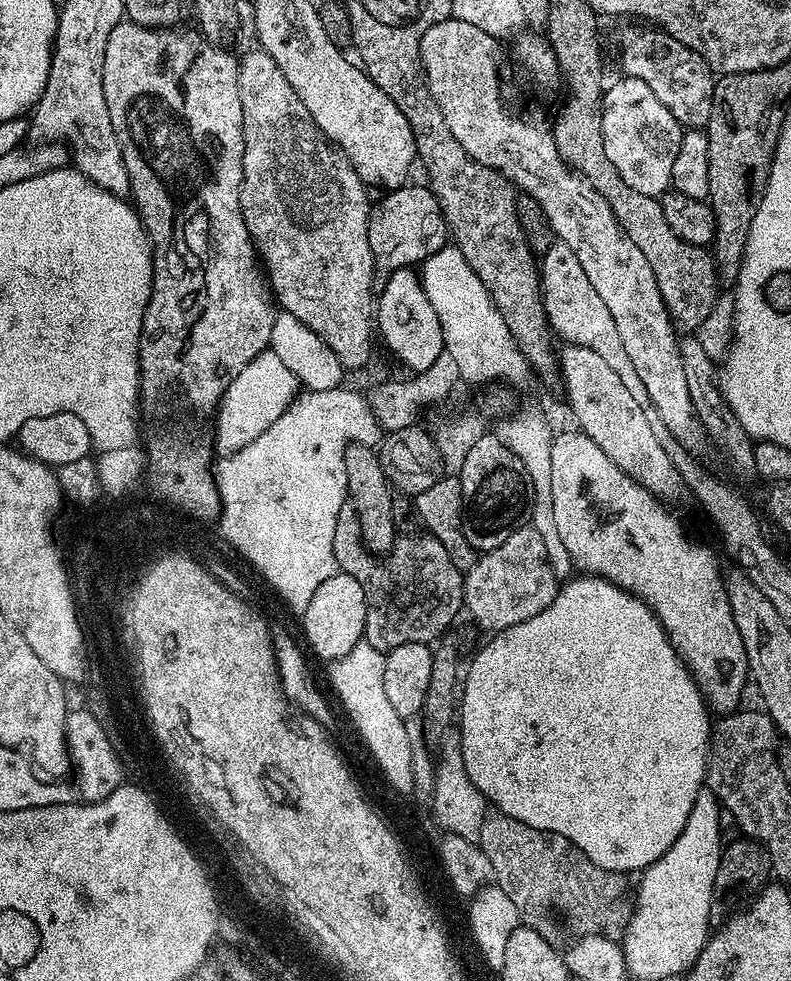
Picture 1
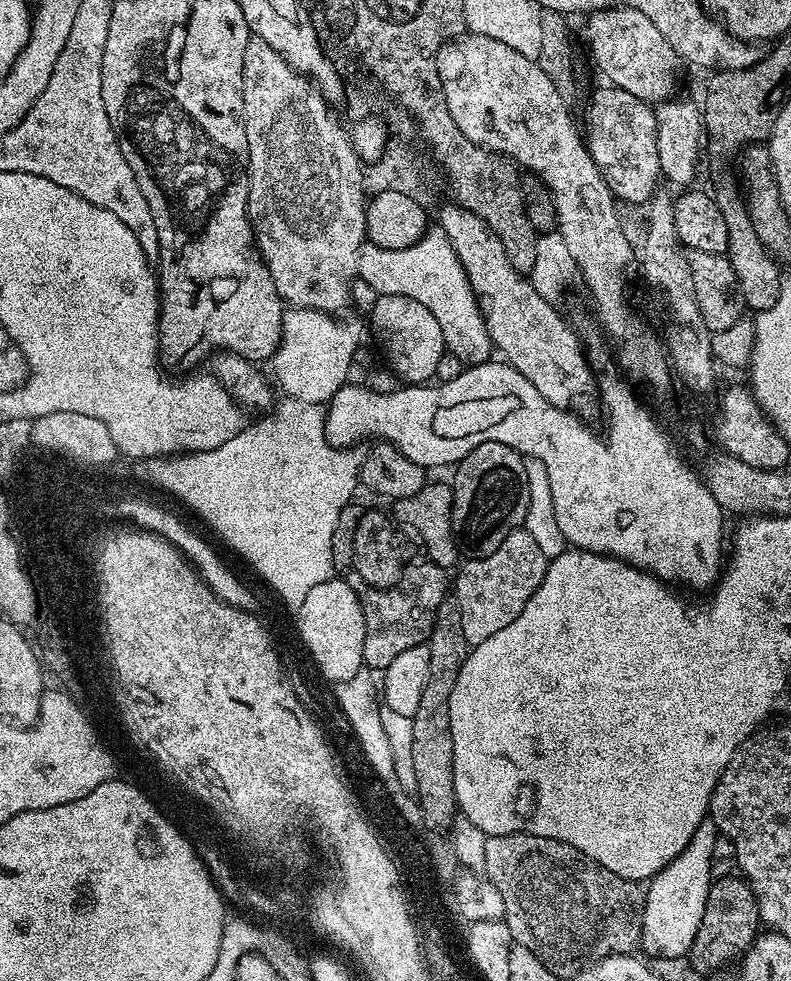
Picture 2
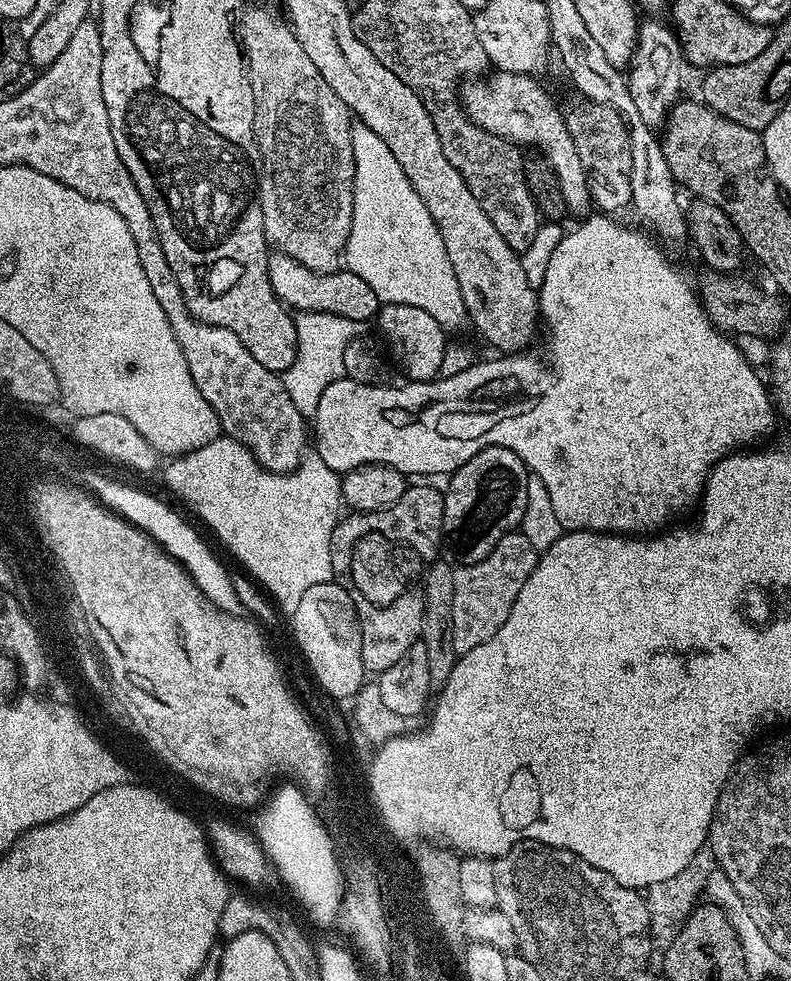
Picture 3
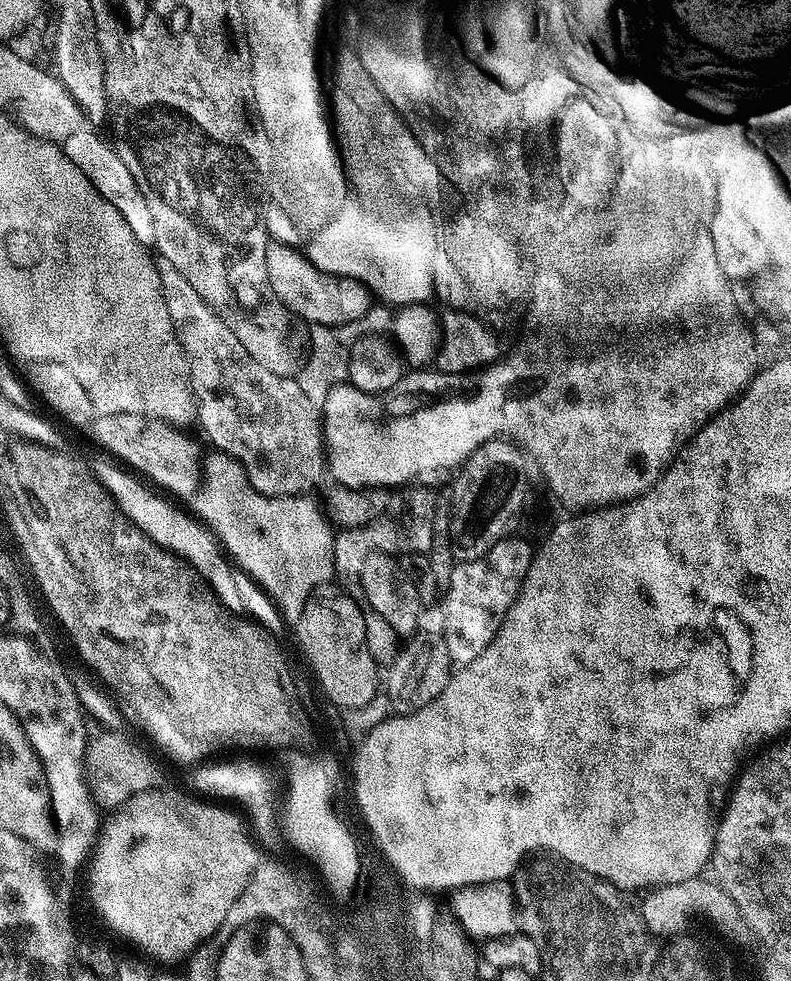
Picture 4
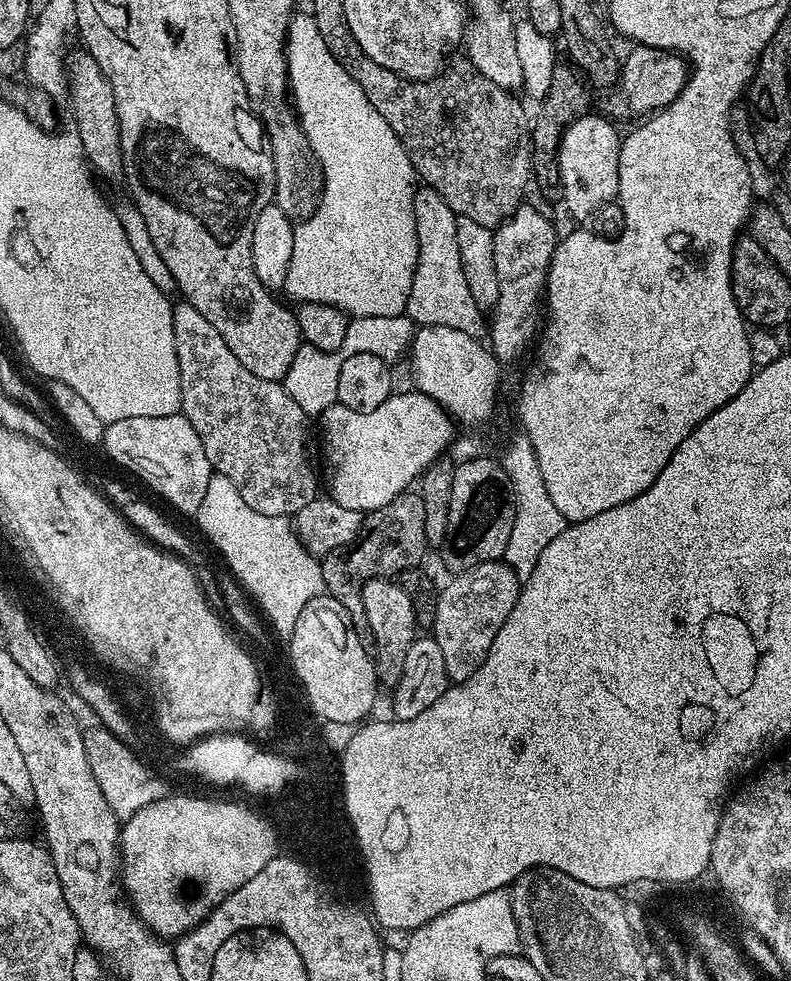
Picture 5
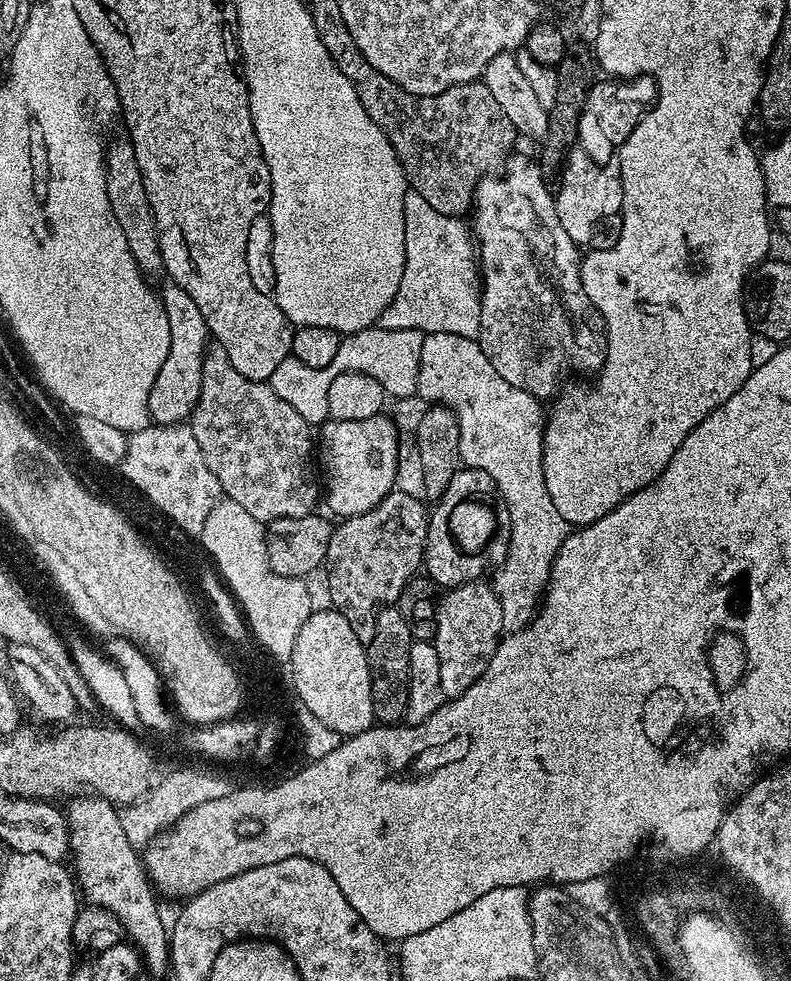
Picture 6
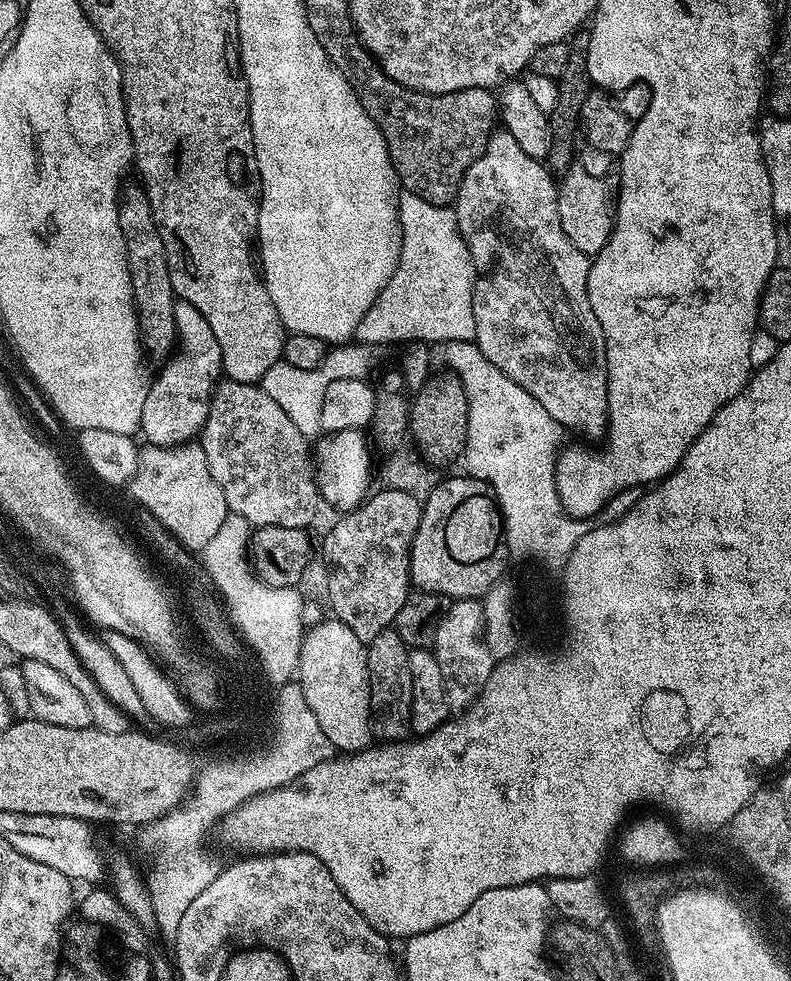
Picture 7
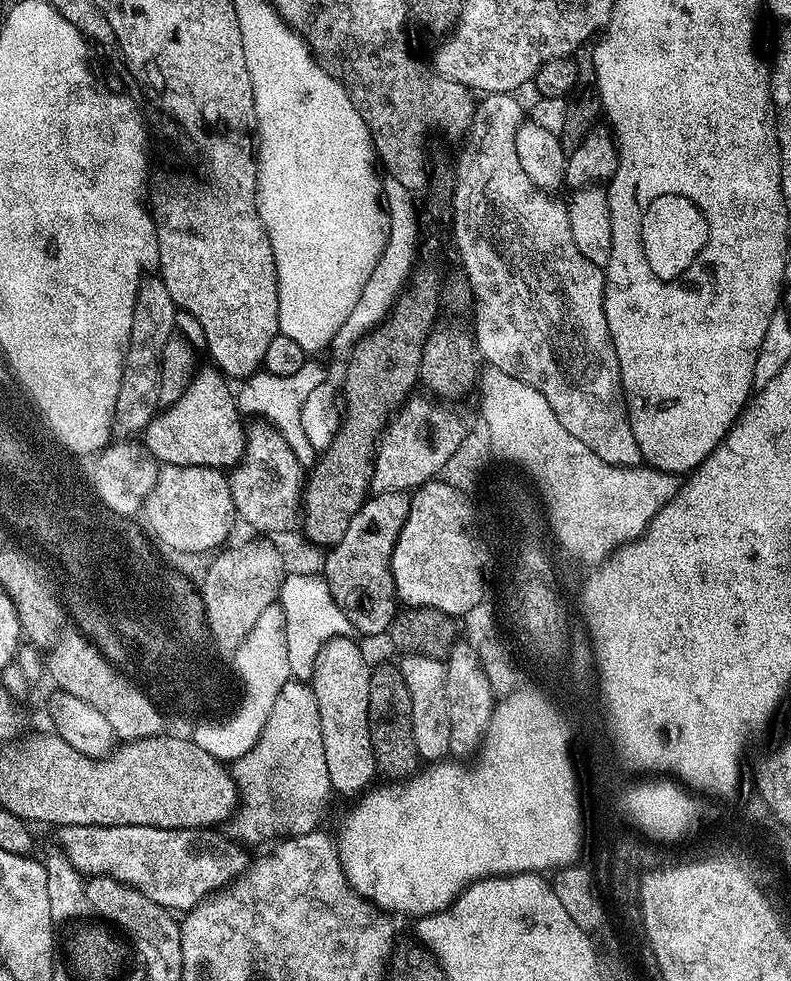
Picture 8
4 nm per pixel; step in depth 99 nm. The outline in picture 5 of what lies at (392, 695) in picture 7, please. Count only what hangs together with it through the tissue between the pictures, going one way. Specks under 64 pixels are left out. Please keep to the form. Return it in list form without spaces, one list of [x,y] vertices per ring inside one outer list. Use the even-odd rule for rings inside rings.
[[[377,578],[364,581],[360,589],[360,605],[364,607],[364,613],[368,619],[368,629],[372,631],[371,643],[376,643],[376,652],[374,648],[376,679],[383,687],[385,684],[385,689],[391,690],[396,687],[398,678],[402,676],[402,666],[406,662],[406,650],[410,650],[410,646],[418,639],[418,625],[414,614],[414,606],[403,586],[392,578]]]

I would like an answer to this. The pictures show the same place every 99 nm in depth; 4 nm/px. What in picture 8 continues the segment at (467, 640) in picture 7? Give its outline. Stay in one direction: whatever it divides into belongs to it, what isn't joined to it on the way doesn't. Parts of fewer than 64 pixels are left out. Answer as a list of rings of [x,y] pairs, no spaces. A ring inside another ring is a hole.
[[[467,642],[453,644],[446,657],[446,706],[450,714],[450,752],[453,757],[469,757],[484,739],[492,717],[494,693],[490,678],[486,678],[478,654]]]

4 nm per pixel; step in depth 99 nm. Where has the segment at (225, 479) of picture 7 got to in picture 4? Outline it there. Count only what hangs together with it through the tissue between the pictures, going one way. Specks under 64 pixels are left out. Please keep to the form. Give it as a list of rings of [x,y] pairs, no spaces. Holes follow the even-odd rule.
[[[161,259],[157,263],[156,270],[157,276],[160,279],[160,289],[164,295],[166,314],[170,314],[170,322],[174,326],[174,334],[178,338],[186,358],[188,384],[192,388],[192,399],[196,402],[196,420],[198,425],[200,424],[201,430],[204,431],[205,438],[212,443],[211,447],[215,451],[225,452],[227,456],[231,456],[233,460],[239,462],[244,468],[244,473],[248,475],[248,481],[252,483],[252,488],[258,490],[263,496],[302,496],[311,493],[313,491],[311,488],[323,476],[326,476],[326,453],[324,451],[322,416],[318,411],[317,405],[312,404],[306,398],[296,378],[270,374],[270,370],[266,370],[266,366],[258,366],[258,362],[250,359],[244,347],[238,342],[238,338],[234,338],[234,330],[230,330],[230,326],[226,326],[226,322],[222,322],[222,318],[218,318],[218,314],[214,314],[214,310],[210,310],[206,306],[204,299],[198,294],[198,290],[194,290],[194,286],[190,286],[190,282],[186,282],[186,278],[182,278],[182,274],[178,274],[178,270],[174,270],[174,266],[170,262]]]

